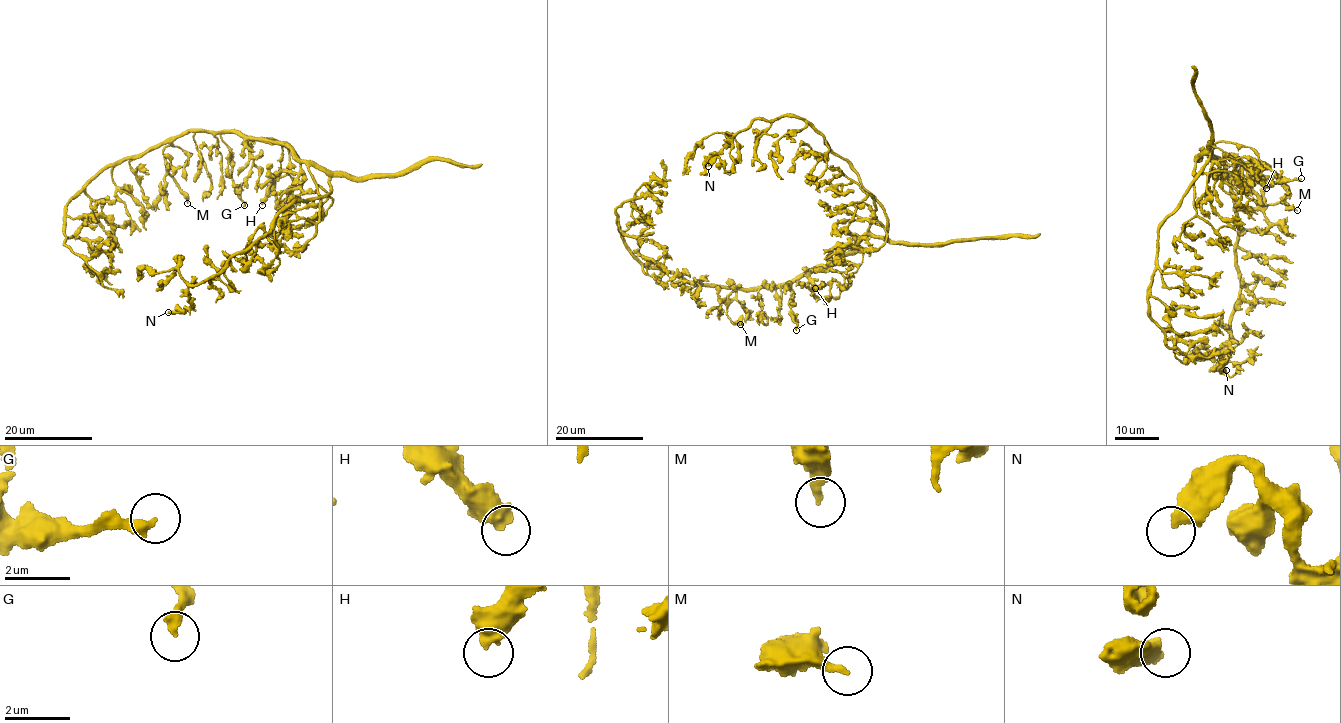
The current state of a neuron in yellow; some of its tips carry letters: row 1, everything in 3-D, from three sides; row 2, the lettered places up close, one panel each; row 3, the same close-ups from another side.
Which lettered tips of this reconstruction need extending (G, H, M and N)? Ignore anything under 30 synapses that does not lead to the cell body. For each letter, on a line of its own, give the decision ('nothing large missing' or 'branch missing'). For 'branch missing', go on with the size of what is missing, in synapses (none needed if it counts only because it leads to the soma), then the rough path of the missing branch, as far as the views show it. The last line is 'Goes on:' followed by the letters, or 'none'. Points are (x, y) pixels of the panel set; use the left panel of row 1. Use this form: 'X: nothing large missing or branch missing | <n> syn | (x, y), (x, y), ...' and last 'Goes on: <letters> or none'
G: nothing large missing
H: nothing large missing
M: nothing large missing
N: nothing large missing
Goes on: none

